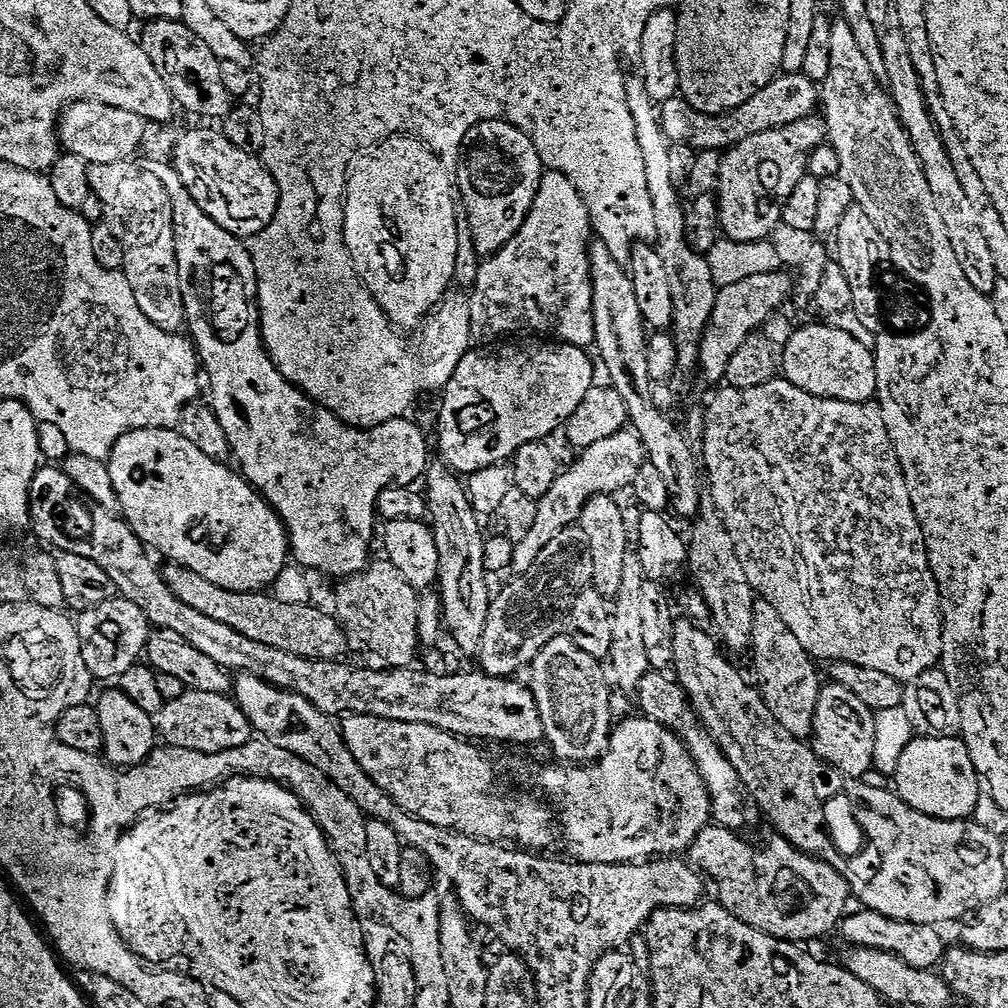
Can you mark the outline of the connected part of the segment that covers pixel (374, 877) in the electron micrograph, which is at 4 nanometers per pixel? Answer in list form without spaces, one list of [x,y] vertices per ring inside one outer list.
[[[263,738],[253,739],[243,750],[223,753],[223,760],[228,774],[243,770],[253,776],[274,780],[300,797],[304,807],[312,813],[316,823],[320,825],[320,831],[324,833],[344,869],[344,877],[348,879],[348,889],[354,901],[356,918],[360,922],[361,929],[379,929],[381,924],[376,918],[376,912],[380,912],[380,916],[384,917],[384,908],[388,908],[388,916],[404,908],[404,901],[409,897],[382,886],[378,882],[378,874],[374,874],[374,866],[370,866],[370,854],[366,850],[368,820],[364,813],[349,796],[338,790],[338,786],[334,786],[334,782],[330,782],[330,778],[326,778],[326,774],[322,774],[322,770],[314,770],[314,766],[310,766],[310,762],[302,762],[298,754],[290,754],[290,750],[282,750]]]

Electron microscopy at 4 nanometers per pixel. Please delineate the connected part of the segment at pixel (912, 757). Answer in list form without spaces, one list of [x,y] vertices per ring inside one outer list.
[[[915,737],[905,748],[894,775],[901,800],[919,812],[940,820],[969,819],[980,800],[982,782],[976,772],[969,748],[963,739],[926,739]]]

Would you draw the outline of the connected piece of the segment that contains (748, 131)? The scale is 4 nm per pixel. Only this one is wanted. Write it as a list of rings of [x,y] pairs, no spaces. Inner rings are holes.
[[[790,73],[777,75],[776,79],[754,98],[750,98],[742,106],[738,106],[732,112],[724,112],[721,116],[707,116],[699,112],[683,95],[670,98],[670,102],[659,105],[660,128],[667,143],[681,144],[684,148],[696,148],[697,153],[704,151],[718,151],[723,153],[746,138],[754,138],[763,132],[769,132],[775,128],[785,128],[802,118],[813,115],[818,108],[818,84],[811,80],[807,74]]]

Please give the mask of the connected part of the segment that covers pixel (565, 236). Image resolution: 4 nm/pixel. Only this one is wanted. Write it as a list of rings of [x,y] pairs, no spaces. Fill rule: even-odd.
[[[545,171],[534,198],[534,206],[516,236],[516,268],[520,268],[520,264],[528,264],[528,268],[522,267],[520,272],[540,272],[540,276],[544,276],[540,252],[548,252],[548,256],[556,252],[556,260],[548,260],[548,280],[552,280],[552,284],[548,284],[548,288],[552,288],[548,296],[564,296],[564,300],[552,300],[552,312],[556,312],[556,332],[560,332],[560,342],[585,350],[596,343],[592,272],[589,268],[589,245],[593,236],[592,216],[588,213],[582,194],[578,194],[566,174]],[[532,236],[544,236],[548,244],[532,244]],[[552,240],[556,240],[556,244],[552,244]],[[528,256],[536,256],[536,260],[528,260]],[[568,296],[572,296],[572,300],[568,300]]]

